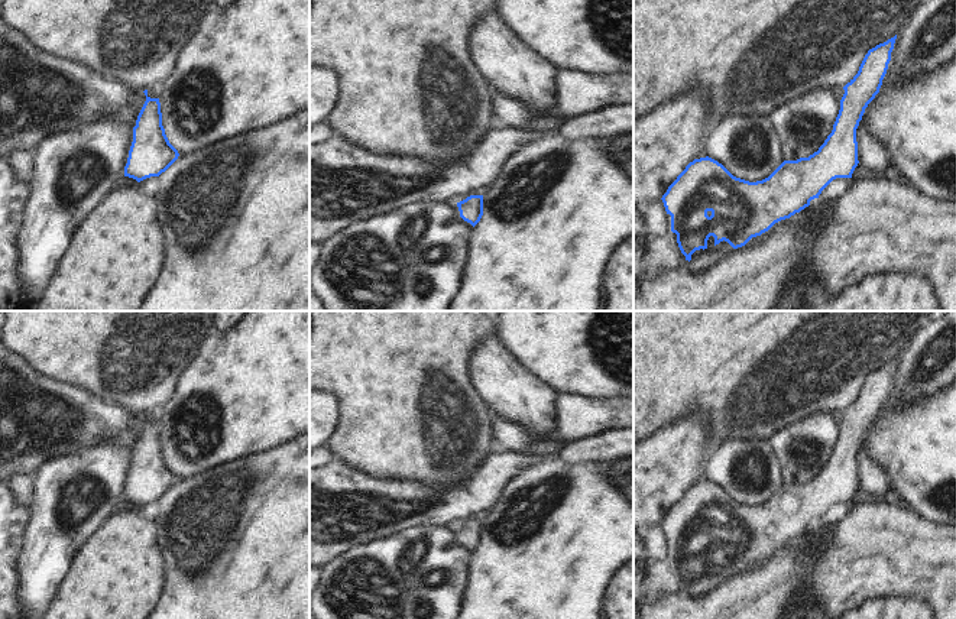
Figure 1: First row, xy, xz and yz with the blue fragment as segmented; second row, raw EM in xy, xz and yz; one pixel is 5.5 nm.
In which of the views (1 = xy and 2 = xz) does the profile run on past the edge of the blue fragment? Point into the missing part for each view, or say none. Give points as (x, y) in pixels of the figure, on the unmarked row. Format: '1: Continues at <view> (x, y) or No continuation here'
1: No continuation here
2: No continuation here

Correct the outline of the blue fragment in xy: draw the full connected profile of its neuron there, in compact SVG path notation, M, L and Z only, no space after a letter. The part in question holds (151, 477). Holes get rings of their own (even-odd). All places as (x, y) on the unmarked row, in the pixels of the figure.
M148 414L143 417L146 425L133 451L133 466L124 490L124 500L137 506L159 500L179 480L165 458L159 422L150 422Z

